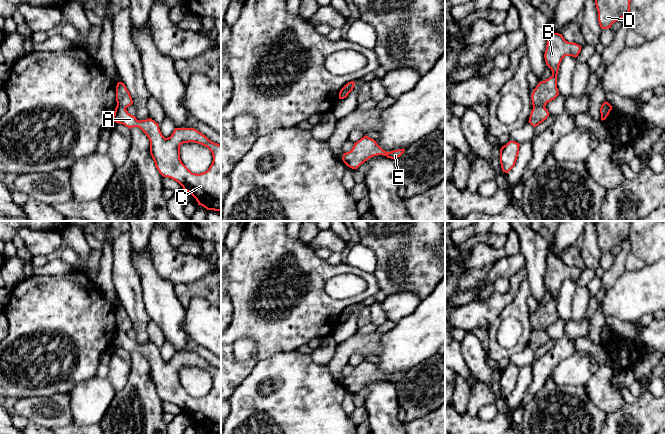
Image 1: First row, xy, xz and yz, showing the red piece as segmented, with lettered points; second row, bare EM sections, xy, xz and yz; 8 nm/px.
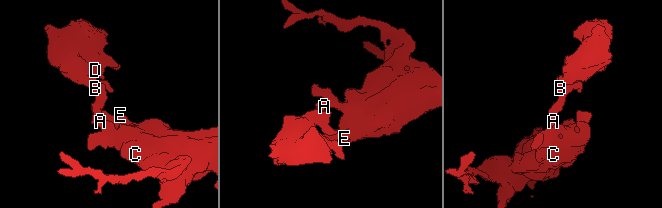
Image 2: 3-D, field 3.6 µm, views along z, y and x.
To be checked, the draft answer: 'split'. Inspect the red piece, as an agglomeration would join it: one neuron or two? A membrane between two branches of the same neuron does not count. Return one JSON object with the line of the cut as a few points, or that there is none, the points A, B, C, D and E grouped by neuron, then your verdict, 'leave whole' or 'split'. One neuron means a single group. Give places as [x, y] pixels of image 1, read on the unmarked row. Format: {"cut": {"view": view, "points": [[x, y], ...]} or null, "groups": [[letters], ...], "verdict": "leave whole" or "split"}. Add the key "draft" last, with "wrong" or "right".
{"cut": {"view": "yz", "points": [[544, 329], [533, 332]]}, "groups": [["A", "C", "E"], ["B", "D"]], "verdict": "split", "draft": "right"}

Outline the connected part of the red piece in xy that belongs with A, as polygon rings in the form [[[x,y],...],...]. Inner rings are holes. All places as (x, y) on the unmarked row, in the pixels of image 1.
[[[116,330],[113,344],[129,353],[140,352],[150,365],[150,378],[155,390],[163,401],[178,406],[207,434],[221,434],[221,369],[210,365],[194,352],[175,352],[170,361],[165,362],[159,348],[151,342],[137,344],[126,332]],[[194,366],[207,371],[213,380],[212,388],[203,397],[192,397],[180,383],[180,370]]]

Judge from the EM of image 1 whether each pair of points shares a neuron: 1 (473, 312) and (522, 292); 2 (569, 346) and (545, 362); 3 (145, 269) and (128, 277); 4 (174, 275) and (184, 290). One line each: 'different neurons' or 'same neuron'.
1: different neurons
2: same neuron
3: different neurons
4: different neurons

